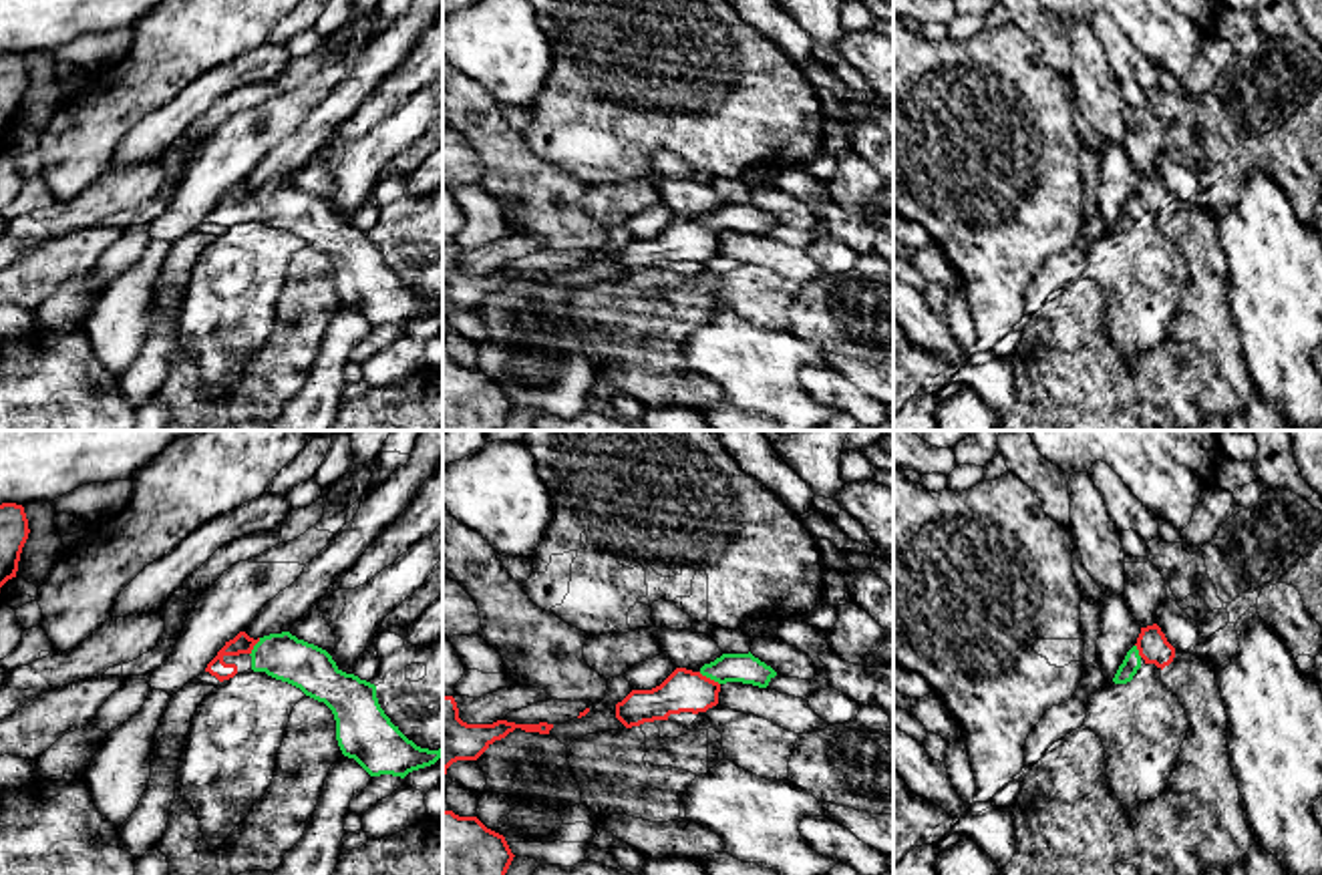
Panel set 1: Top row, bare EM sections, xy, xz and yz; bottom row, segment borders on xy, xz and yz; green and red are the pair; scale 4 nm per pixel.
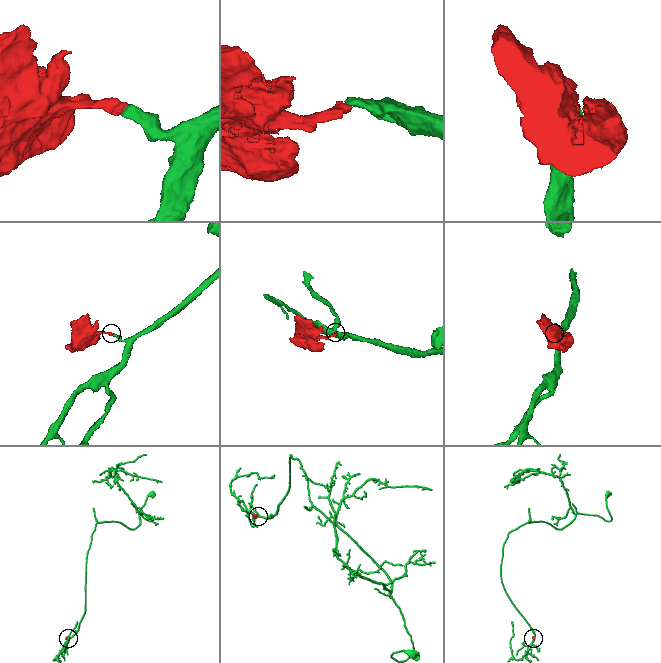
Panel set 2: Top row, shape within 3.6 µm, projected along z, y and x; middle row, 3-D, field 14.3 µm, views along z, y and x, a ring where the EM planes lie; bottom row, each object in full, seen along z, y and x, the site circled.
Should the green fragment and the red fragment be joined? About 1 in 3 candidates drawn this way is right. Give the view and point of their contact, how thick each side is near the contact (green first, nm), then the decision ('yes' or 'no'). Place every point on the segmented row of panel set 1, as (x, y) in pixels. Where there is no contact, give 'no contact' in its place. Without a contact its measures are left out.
xz (709, 676) | 120/170 nm | yes

